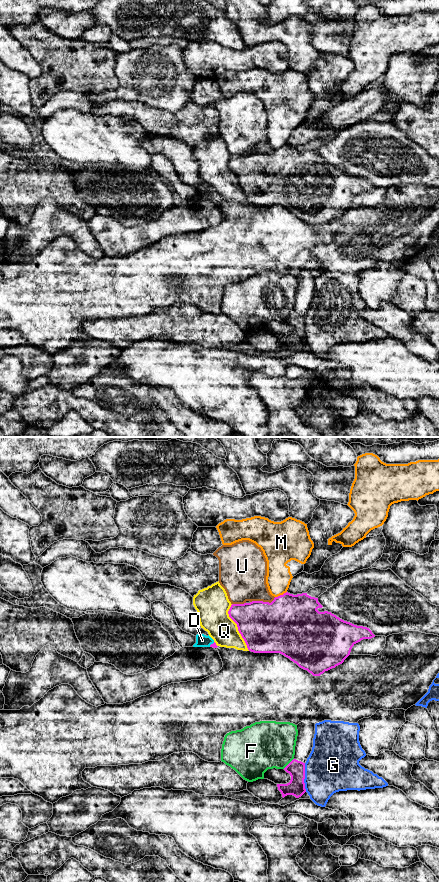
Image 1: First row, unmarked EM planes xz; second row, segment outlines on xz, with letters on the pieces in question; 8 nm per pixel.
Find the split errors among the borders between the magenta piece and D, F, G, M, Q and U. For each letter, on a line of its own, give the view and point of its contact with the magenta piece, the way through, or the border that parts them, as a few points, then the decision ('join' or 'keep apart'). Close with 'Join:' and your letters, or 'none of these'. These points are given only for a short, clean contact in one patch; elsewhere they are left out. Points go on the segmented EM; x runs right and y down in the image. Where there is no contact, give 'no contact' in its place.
D: contact xz (211, 644); border xz (214, 642), (209, 646); keep apart
F: contact xz (289, 763); keep apart
G: contact xz (304, 777); keep apart
M: contact xz (280, 595); border xz (286, 591), (275, 597); keep apart
Q: contact xz (237, 626); keep apart
U: contact xz (262, 601); border xz (275, 597), (270, 602), (250, 602); keep apart
Join: none of these

